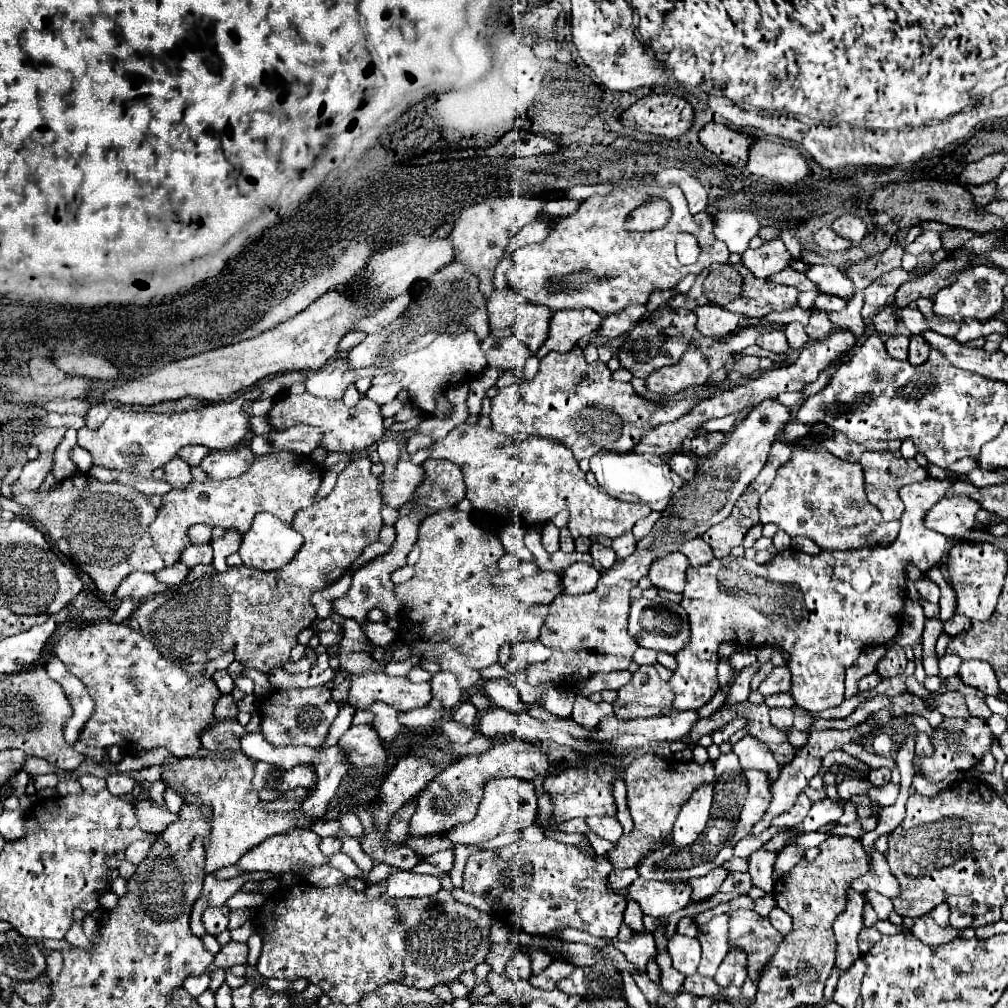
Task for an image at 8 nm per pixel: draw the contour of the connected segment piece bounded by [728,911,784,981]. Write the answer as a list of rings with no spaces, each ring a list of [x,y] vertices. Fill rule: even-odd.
[[[732,911],[728,939],[728,951],[740,949],[746,953],[748,977],[756,981],[766,961],[778,951],[784,935],[772,927],[768,917],[760,917],[756,911]]]

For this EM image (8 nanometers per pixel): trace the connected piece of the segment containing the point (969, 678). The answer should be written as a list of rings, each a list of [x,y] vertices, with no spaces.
[[[976,659],[964,661],[962,667],[960,667],[958,677],[962,679],[964,685],[976,687],[986,695],[998,697],[1002,693],[1002,689],[998,687],[998,679],[994,675],[994,669],[986,661],[976,661]]]

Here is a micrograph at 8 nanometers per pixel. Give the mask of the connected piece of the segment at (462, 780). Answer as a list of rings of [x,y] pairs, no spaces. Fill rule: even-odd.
[[[520,739],[494,745],[490,751],[480,755],[462,757],[460,761],[452,763],[446,771],[442,771],[426,789],[420,791],[416,813],[410,819],[410,835],[412,837],[446,835],[458,823],[468,823],[474,819],[476,807],[482,799],[482,789],[488,781],[498,777],[534,779],[538,775],[544,775],[546,769],[548,769],[548,757],[542,753],[542,749]]]

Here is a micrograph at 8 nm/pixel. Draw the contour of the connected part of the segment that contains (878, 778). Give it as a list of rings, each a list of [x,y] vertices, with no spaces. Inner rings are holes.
[[[872,769],[868,775],[868,781],[876,787],[882,787],[886,783],[890,783],[890,769]]]

